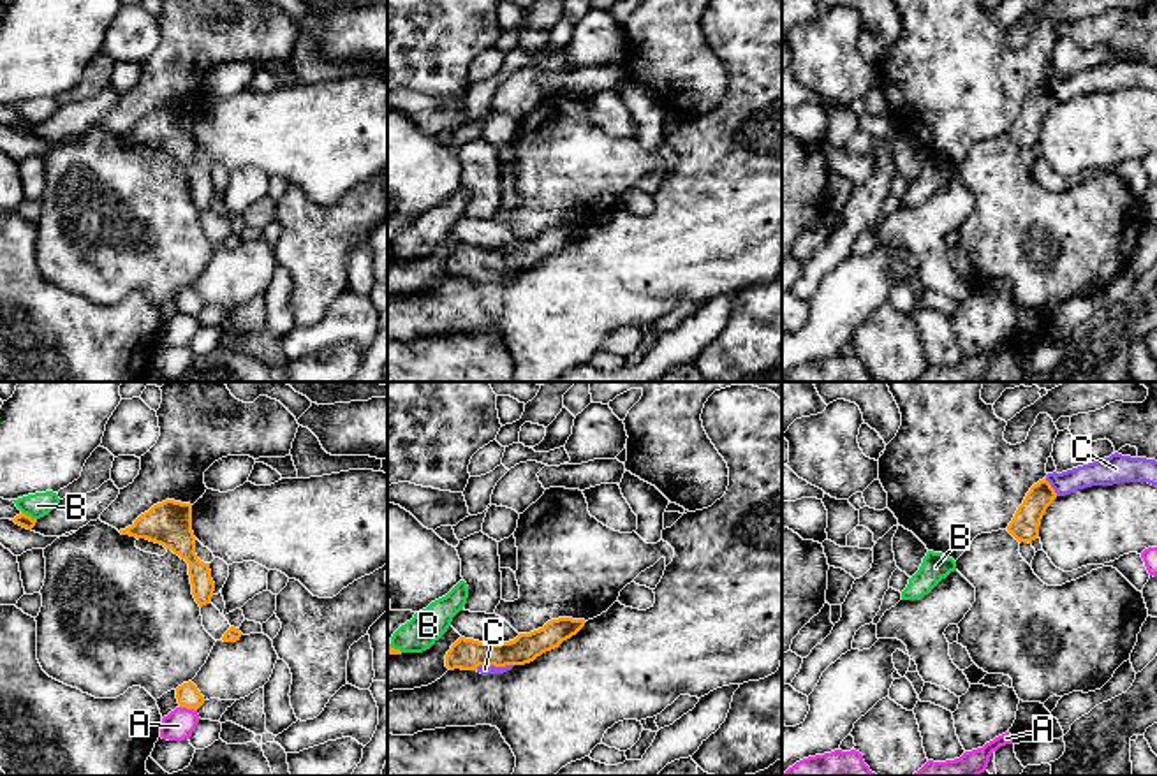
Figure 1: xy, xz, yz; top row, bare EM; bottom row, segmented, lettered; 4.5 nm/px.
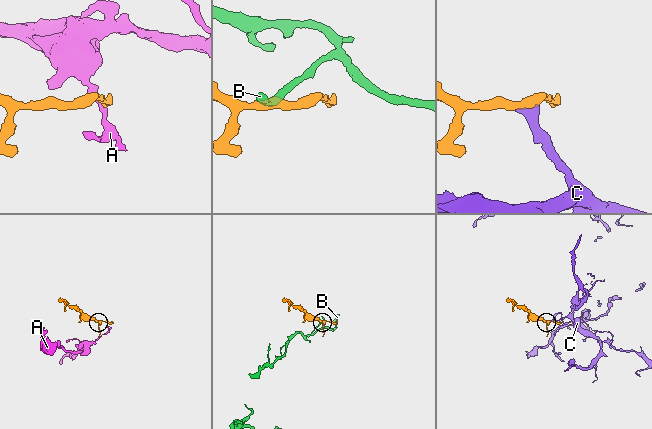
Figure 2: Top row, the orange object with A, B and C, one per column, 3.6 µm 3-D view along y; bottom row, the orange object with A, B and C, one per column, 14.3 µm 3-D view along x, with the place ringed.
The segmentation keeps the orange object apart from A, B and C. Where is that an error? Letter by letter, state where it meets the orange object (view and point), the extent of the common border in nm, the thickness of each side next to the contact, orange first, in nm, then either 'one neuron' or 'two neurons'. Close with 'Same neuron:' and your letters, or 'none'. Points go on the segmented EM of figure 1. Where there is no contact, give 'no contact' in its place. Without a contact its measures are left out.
A: xy (189, 708) | 80 nm | 100/140 nm | two neurons
B: xy (29, 516) | 80 nm | 60/120 nm | two neurons
C: xz (493, 664) | 180 nm | 140/50 nm | one neuron
Same neuron: C

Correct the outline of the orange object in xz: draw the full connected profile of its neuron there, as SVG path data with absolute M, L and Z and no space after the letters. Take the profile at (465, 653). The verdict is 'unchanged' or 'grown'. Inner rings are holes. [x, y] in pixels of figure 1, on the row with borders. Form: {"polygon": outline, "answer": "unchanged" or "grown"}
{"polygon": "M558 618L530 633L520 633L514 641L491 644L460 637L446 655L449 670L477 670L481 674L504 674L514 665L534 662L546 651L558 648L576 635L585 619Z", "answer": "grown"}

